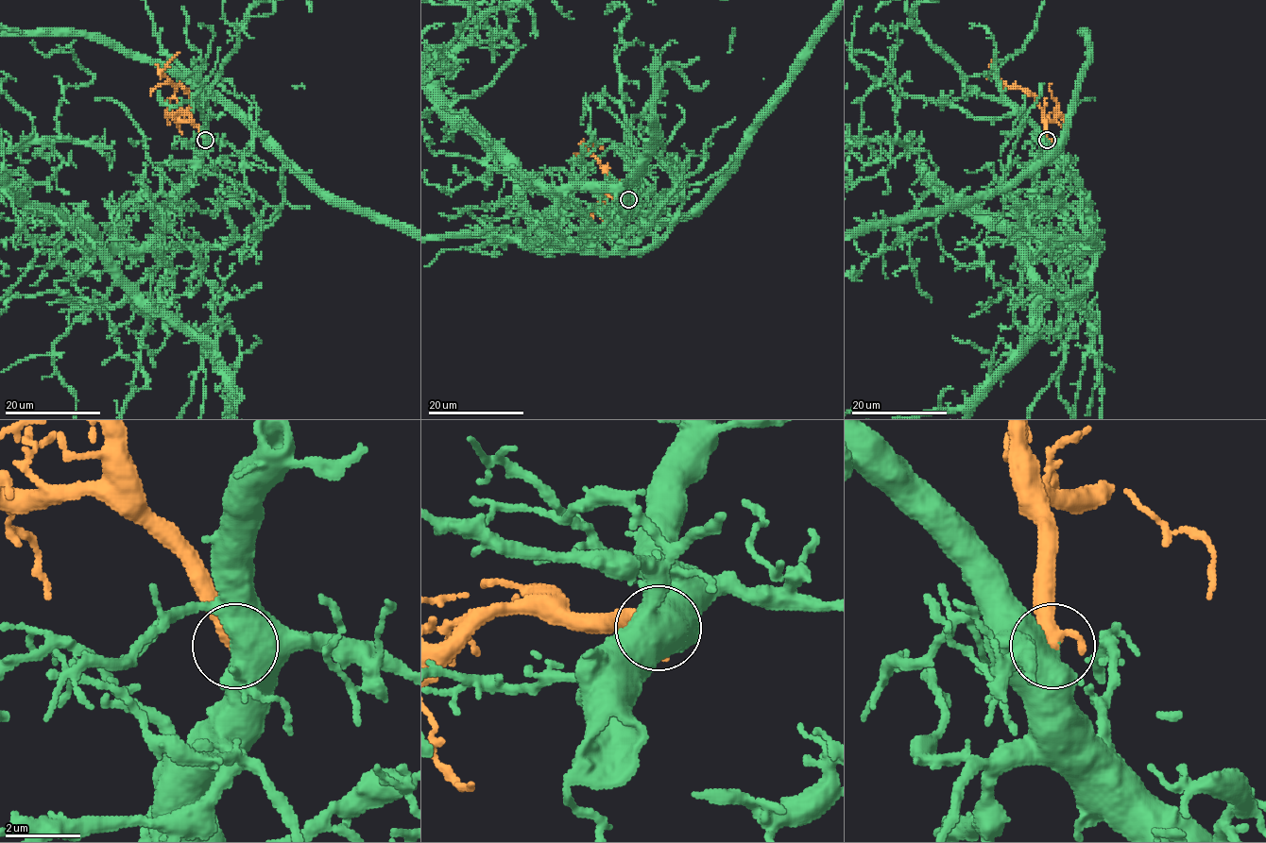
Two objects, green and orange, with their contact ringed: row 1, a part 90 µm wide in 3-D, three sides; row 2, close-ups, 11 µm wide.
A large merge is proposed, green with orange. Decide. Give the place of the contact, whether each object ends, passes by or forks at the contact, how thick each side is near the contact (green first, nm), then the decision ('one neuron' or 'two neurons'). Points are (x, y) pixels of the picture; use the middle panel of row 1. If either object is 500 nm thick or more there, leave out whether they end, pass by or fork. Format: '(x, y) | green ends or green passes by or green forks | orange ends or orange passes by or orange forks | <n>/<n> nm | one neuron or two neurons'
(628, 199) | 700/360 nm | one neuron

